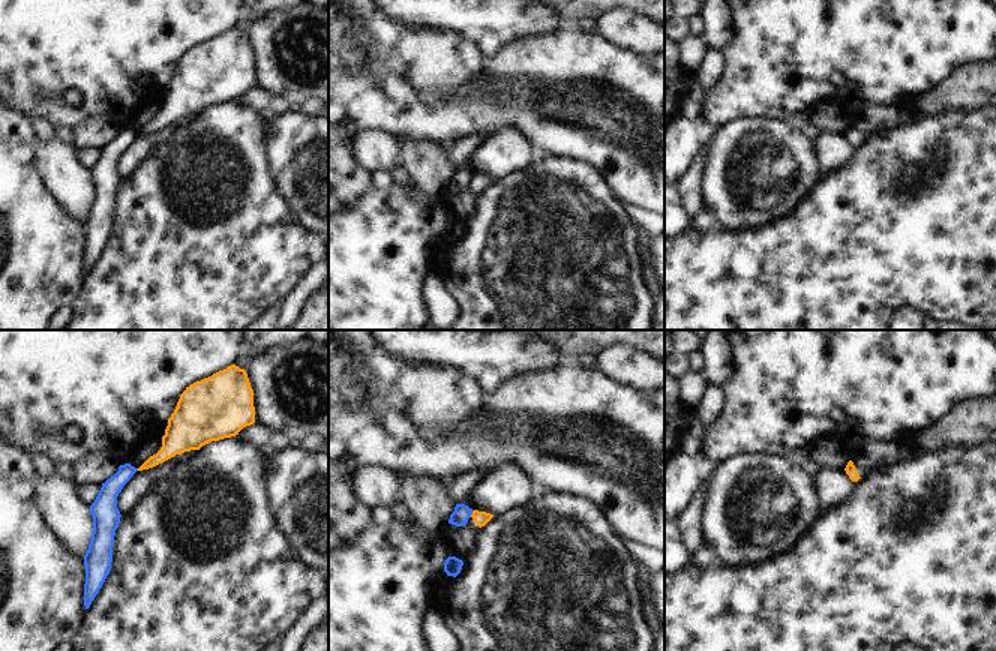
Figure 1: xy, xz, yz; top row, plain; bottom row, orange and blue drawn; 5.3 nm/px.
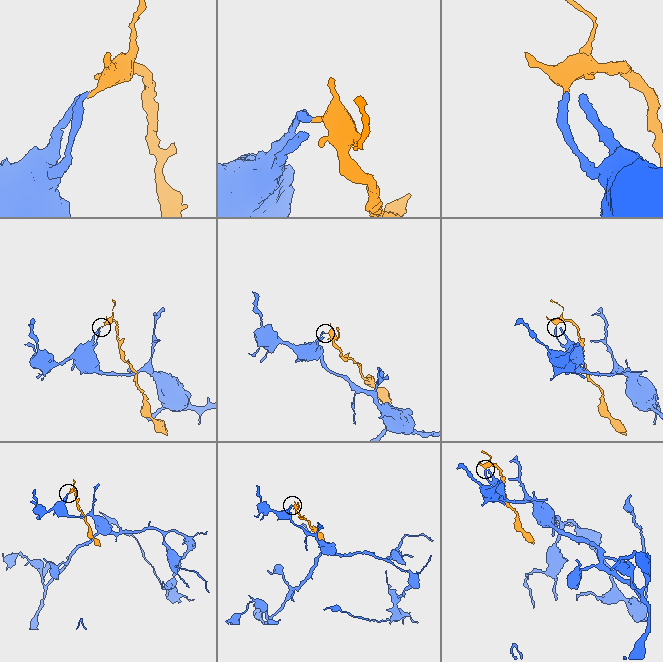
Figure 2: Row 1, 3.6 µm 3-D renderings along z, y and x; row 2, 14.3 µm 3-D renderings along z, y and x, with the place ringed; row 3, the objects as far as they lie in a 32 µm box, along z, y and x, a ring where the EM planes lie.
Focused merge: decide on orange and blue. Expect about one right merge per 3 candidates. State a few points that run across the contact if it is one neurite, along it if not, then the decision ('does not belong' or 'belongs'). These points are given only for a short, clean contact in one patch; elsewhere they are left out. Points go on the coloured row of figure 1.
line xz (474, 510), (470, 516); does not belong

